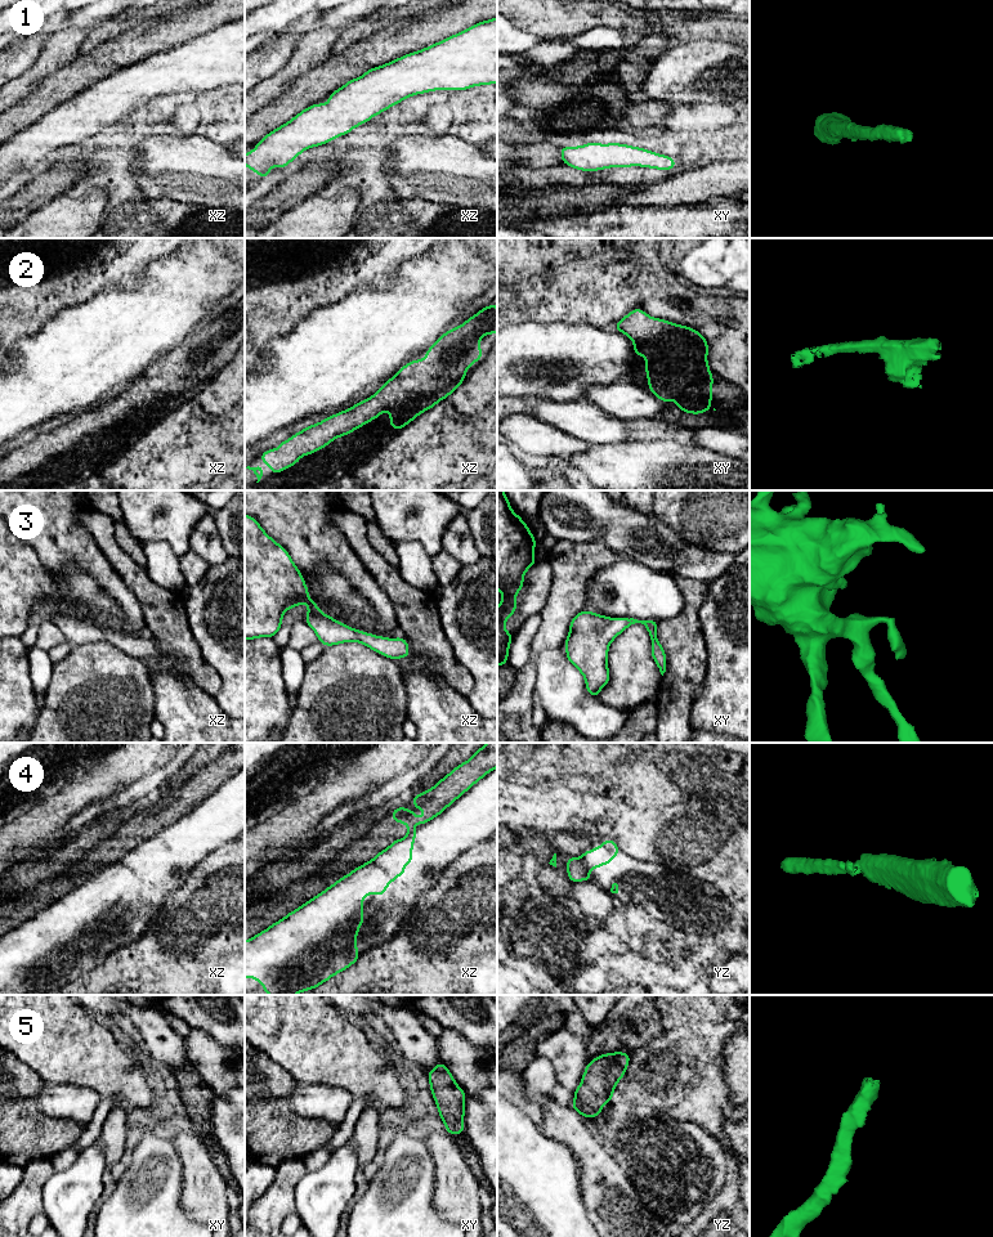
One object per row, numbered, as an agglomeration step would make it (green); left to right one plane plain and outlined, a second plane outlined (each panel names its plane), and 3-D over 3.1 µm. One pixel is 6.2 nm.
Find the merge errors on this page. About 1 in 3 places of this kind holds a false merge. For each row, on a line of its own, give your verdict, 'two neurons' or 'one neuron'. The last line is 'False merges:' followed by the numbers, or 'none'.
1: one neuron
2: one neuron
3: one neuron
4: two neurons
5: one neuron
False merges: 4

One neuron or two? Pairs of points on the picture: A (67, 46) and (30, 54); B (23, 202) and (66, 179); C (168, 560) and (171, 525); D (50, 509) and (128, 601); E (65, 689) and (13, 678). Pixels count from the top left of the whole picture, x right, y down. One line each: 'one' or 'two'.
A: two
B: one
C: two
D: one
E: two

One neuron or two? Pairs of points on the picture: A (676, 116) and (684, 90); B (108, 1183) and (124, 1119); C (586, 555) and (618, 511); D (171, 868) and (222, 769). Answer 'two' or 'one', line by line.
A: two
B: one
C: two
D: two

